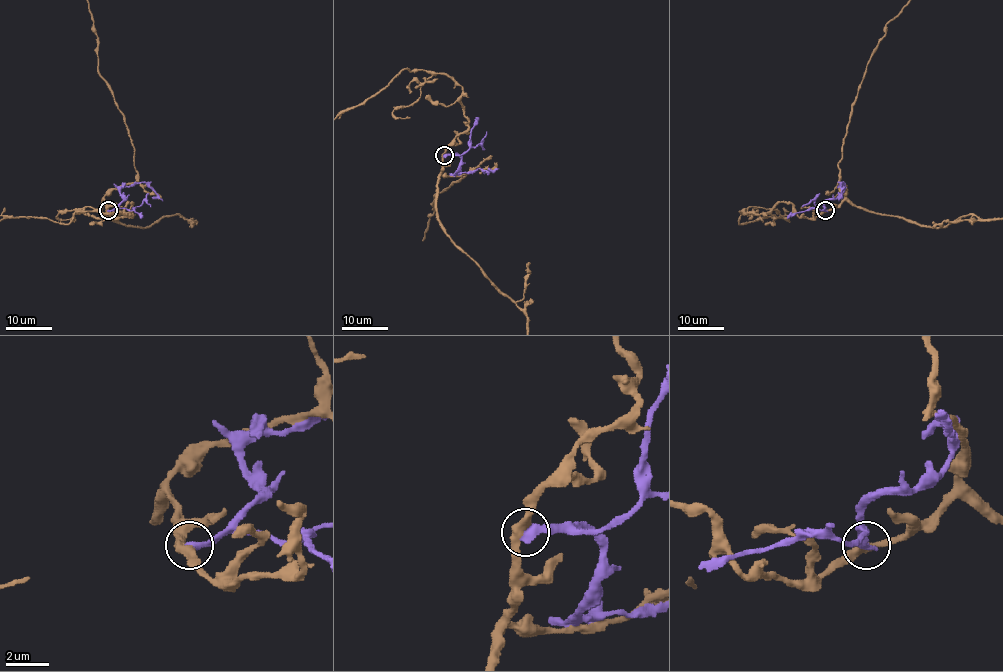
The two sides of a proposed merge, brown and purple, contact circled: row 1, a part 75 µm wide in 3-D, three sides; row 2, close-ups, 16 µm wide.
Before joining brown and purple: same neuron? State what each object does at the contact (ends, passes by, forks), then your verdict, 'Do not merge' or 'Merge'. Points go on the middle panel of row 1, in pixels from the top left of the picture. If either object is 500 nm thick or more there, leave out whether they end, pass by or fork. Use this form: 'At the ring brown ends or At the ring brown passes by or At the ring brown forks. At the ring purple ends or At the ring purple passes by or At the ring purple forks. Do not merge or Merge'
At the ring brown passes by. At the ring purple ends. Do not merge

